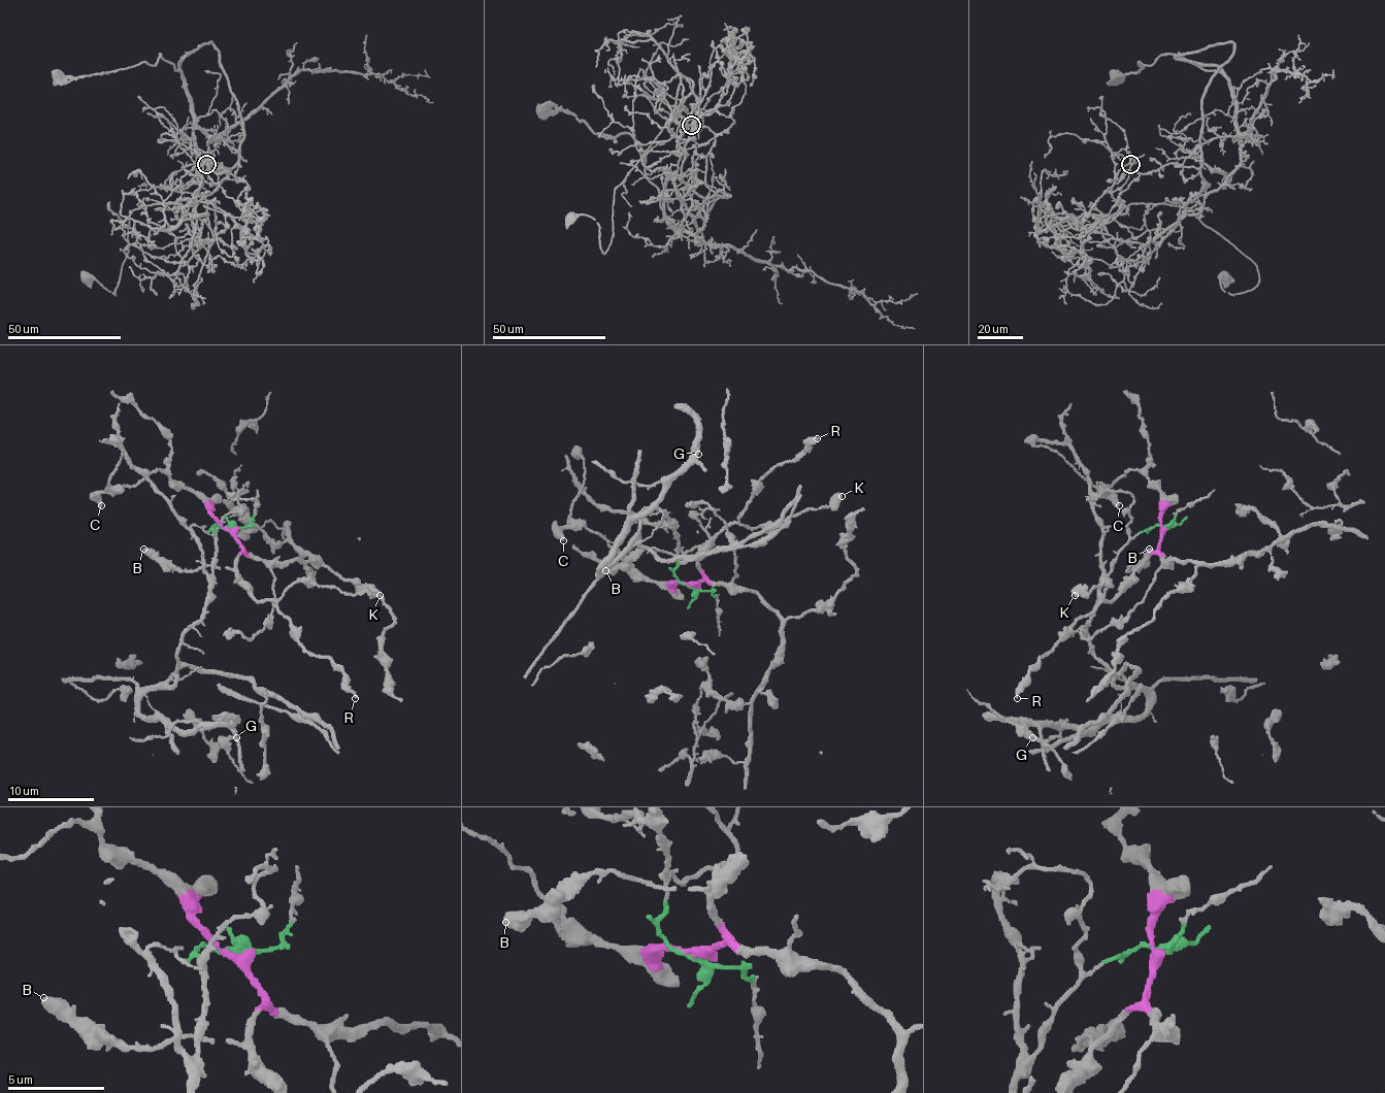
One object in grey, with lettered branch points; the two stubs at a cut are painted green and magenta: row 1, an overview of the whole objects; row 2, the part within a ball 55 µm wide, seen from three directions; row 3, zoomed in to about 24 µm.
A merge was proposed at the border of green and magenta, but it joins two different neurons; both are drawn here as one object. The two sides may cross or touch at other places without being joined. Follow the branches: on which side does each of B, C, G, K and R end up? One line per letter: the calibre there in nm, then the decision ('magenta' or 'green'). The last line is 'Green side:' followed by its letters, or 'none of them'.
B: calibre 600 nm; magenta
C: calibre 440 nm; magenta
G: calibre 160 nm; green
K: calibre 600 nm; magenta
R: calibre 280 nm; magenta
Green side: G

